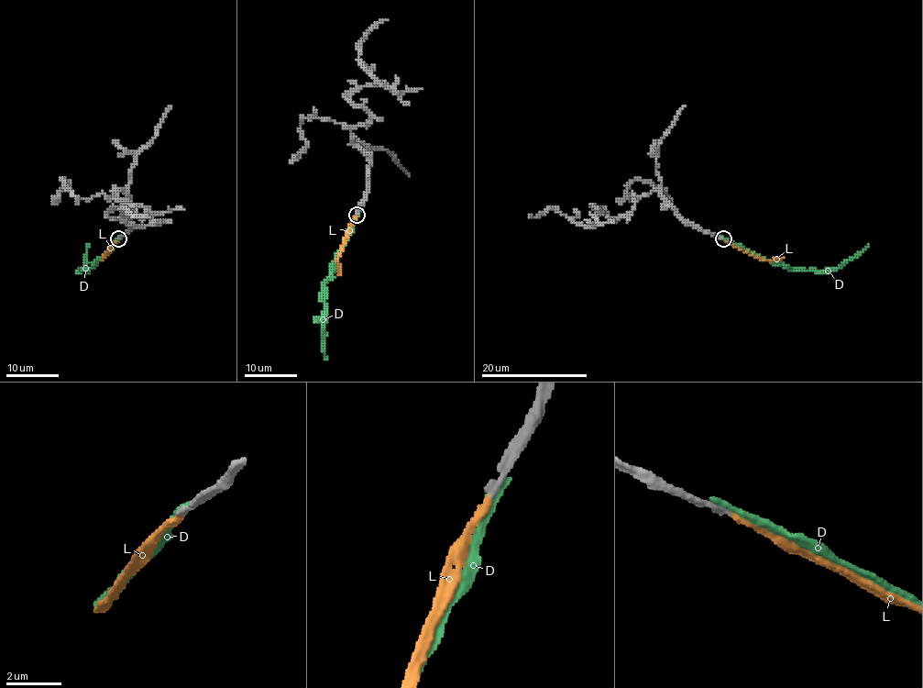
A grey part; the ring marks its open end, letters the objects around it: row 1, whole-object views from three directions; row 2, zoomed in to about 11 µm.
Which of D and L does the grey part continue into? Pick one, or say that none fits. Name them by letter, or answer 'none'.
L

